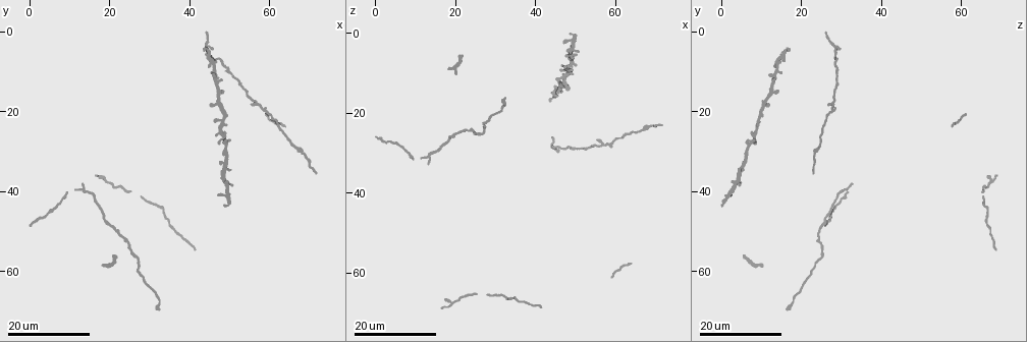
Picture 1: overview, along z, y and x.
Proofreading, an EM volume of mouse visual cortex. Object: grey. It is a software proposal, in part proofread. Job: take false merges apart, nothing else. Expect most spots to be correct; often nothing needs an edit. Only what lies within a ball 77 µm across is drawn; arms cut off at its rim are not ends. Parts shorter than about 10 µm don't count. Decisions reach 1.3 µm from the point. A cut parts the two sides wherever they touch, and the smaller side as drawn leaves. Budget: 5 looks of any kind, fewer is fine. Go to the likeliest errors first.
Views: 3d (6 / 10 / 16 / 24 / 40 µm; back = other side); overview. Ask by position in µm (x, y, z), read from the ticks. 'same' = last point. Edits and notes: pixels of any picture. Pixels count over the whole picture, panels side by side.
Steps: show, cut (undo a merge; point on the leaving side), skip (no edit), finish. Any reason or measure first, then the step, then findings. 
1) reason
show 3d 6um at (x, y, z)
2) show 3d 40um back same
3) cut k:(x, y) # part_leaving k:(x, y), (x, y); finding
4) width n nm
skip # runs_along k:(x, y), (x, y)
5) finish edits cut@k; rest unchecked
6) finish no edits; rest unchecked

three-way junction
show 3d 24um at (13.5, 39.5, 31.5)

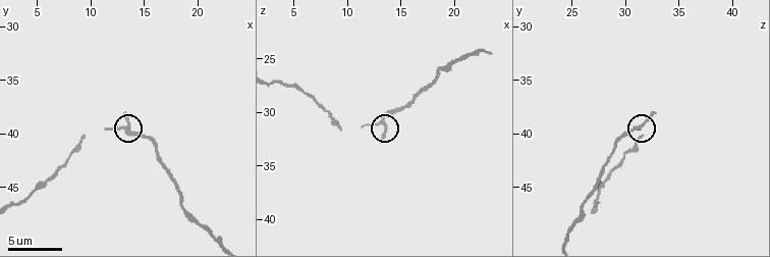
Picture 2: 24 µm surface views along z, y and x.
show 3d 10um at (13.0, 39.6, 31.2)

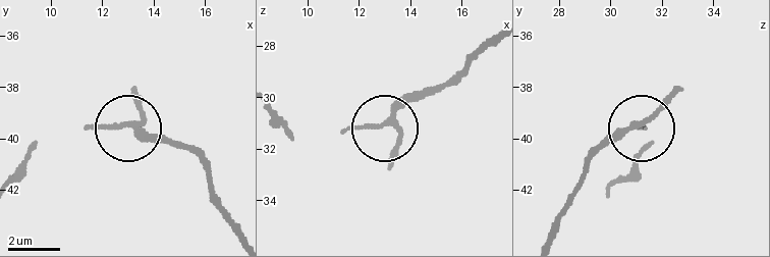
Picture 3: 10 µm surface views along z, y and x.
side_arm 19 um
skip # continuous, no second neuron

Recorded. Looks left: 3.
a narrow waist
show 3d 24um at (31.5, 65.5, 18.5)

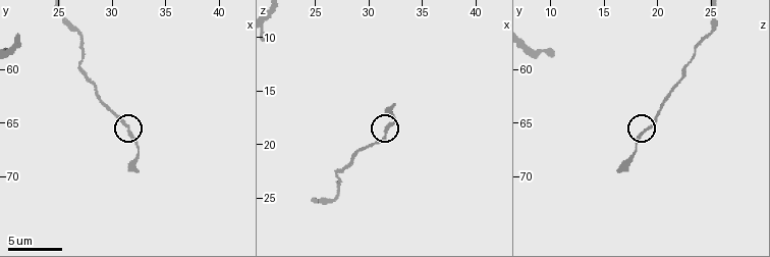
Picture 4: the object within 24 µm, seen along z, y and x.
closer look
show 3d 6um at (31.6, 65.6, 19.2)

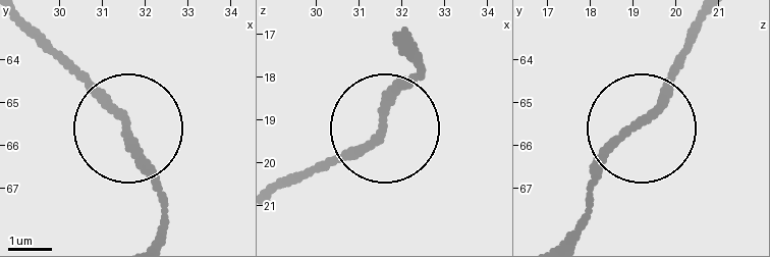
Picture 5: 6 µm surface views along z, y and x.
width 170 nm
skip # one neuron here

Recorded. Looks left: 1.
finish no edits; rest unchecked

